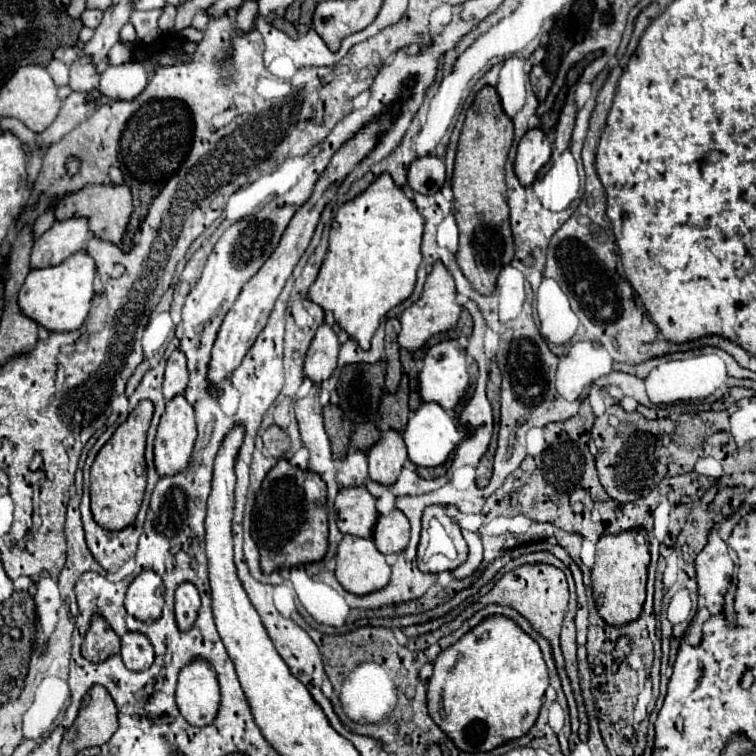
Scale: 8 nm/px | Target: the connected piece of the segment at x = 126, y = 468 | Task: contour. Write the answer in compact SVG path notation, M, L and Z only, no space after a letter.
M141 401L103 445L91 467L91 511L93 519L105 529L125 529L137 517L145 493L145 437L153 417L153 403Z

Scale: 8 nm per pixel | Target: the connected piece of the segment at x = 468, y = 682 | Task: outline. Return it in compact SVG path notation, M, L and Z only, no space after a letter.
M489 617L439 653L427 683L427 709L457 749L485 753L529 733L547 687L549 675L539 645L511 619Z

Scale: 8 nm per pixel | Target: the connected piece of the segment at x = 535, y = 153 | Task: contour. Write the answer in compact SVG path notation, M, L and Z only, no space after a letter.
M531 129L523 135L517 147L515 157L515 173L521 181L521 185L531 187L537 179L537 173L543 165L551 159L551 143L547 135L541 129Z

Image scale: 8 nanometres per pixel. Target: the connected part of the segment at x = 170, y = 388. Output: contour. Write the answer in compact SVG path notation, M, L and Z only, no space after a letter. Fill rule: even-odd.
M175 349L167 361L167 369L165 369L165 383L163 383L163 395L165 399L173 399L175 395L183 393L189 381L189 371L187 371L187 359L185 355Z

